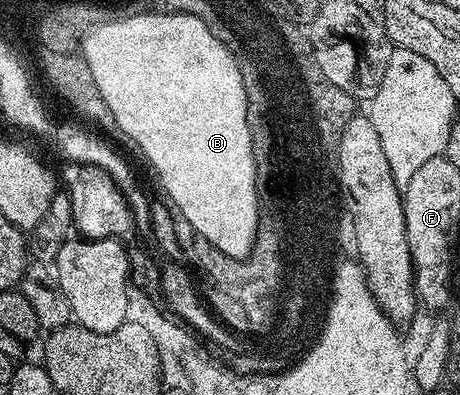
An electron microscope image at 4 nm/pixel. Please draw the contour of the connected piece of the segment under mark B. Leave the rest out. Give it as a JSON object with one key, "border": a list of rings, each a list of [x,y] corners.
{"border":[[[173,16],[171,20],[131,20],[124,18],[111,24],[102,24],[95,28],[80,45],[81,55],[86,57],[88,70],[92,70],[92,78],[96,87],[112,114],[116,118],[116,126],[121,135],[126,135],[134,144],[142,147],[148,163],[154,167],[158,180],[164,191],[170,195],[170,200],[178,209],[177,215],[190,216],[193,224],[198,224],[201,232],[206,232],[210,240],[218,248],[226,248],[225,252],[234,256],[242,256],[246,248],[250,248],[250,236],[254,236],[254,184],[250,168],[250,140],[246,140],[246,120],[242,120],[242,84],[238,84],[238,72],[234,72],[234,64],[230,64],[230,56],[210,40],[210,32],[198,24],[198,20],[182,20],[182,16]]]}

